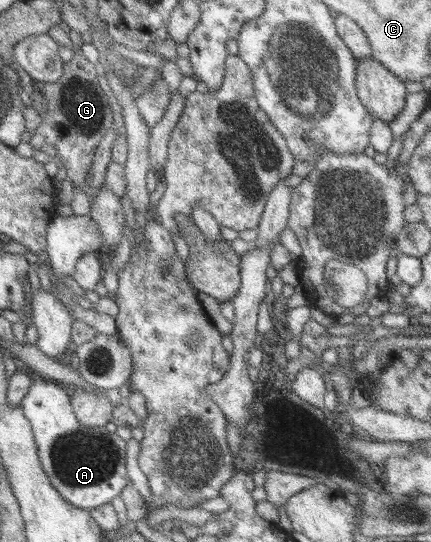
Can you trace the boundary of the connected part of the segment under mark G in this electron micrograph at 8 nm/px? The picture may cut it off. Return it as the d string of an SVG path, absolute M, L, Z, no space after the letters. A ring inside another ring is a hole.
M77 47L72 48L69 62L62 65L61 76L54 83L42 83L43 113L37 129L30 135L29 145L33 150L45 150L56 155L65 167L60 174L65 175L74 187L85 190L95 147L116 127L116 123L112 119L114 108L98 85L97 66L89 63Z

